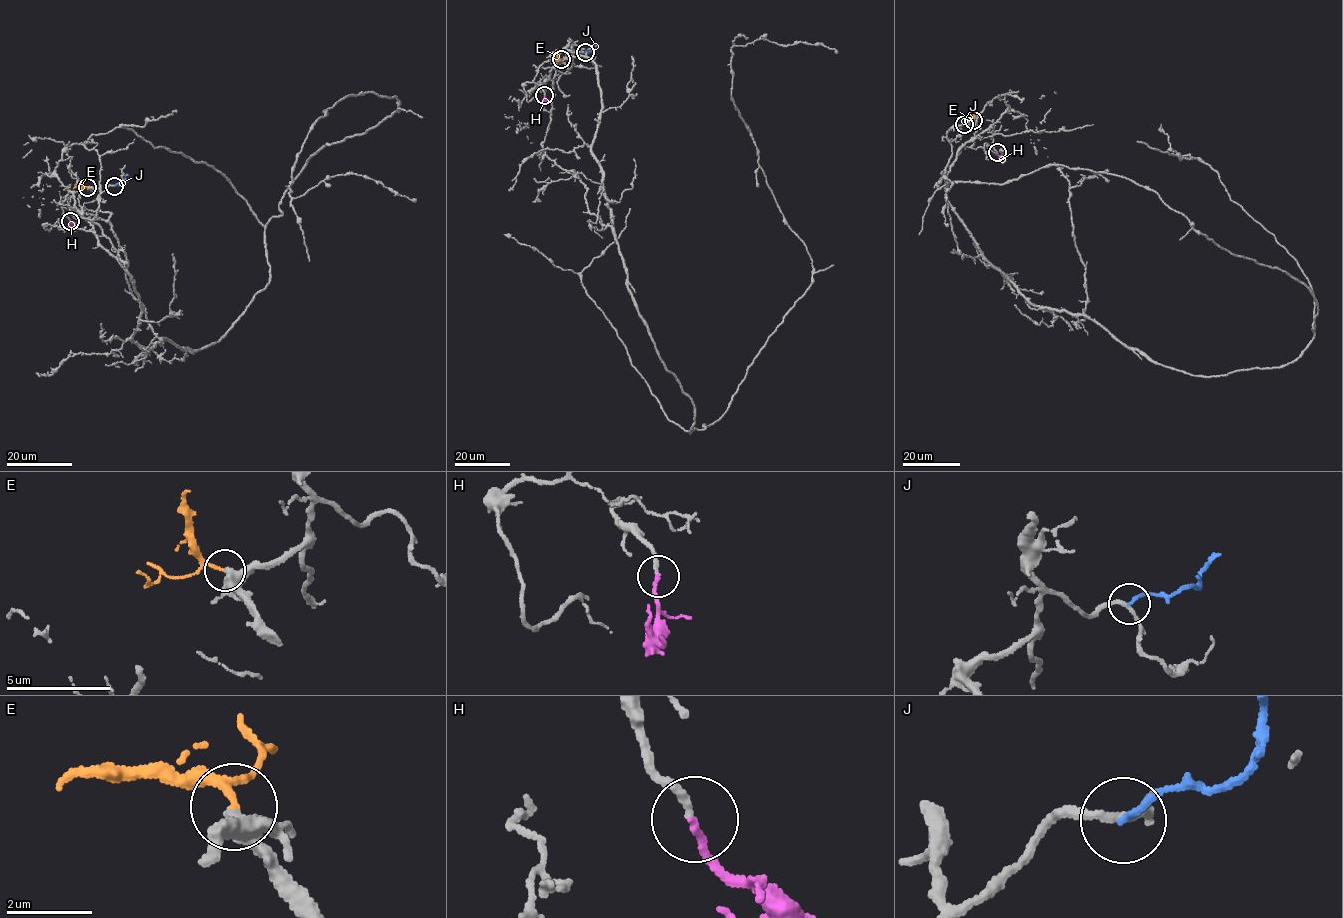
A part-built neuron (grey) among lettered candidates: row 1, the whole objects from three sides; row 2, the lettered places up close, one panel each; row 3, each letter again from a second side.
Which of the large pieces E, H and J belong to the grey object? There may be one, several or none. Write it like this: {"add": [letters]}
{"add": ["H"]}

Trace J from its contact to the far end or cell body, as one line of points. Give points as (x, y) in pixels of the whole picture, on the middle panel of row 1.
J: (584, 52), (594, 50), (596, 45)

